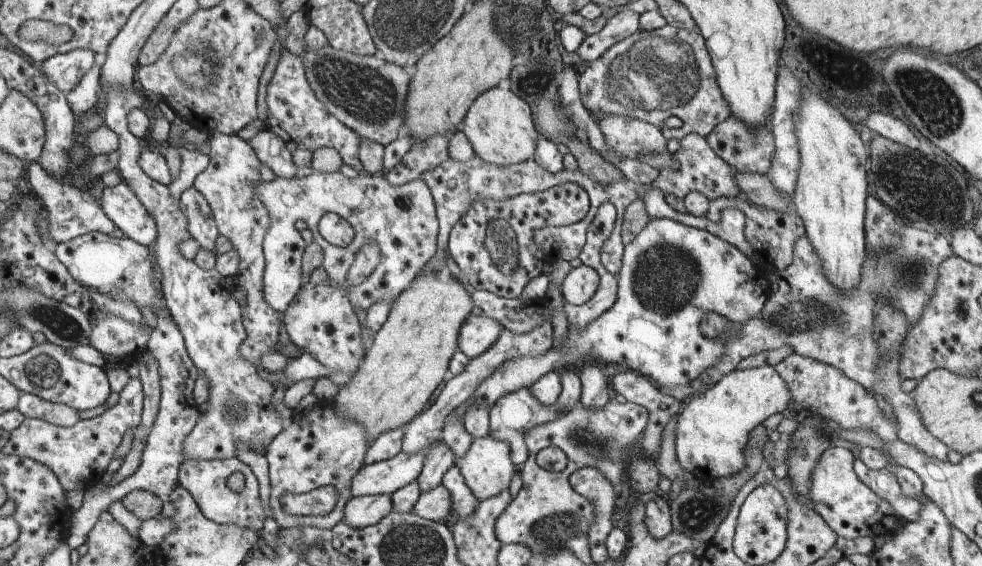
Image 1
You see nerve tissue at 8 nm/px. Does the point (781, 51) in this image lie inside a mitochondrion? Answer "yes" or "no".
no

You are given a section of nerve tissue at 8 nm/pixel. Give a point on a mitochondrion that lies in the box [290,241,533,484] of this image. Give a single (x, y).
(507, 265)

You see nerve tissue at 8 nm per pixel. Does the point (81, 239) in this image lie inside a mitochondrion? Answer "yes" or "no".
no

